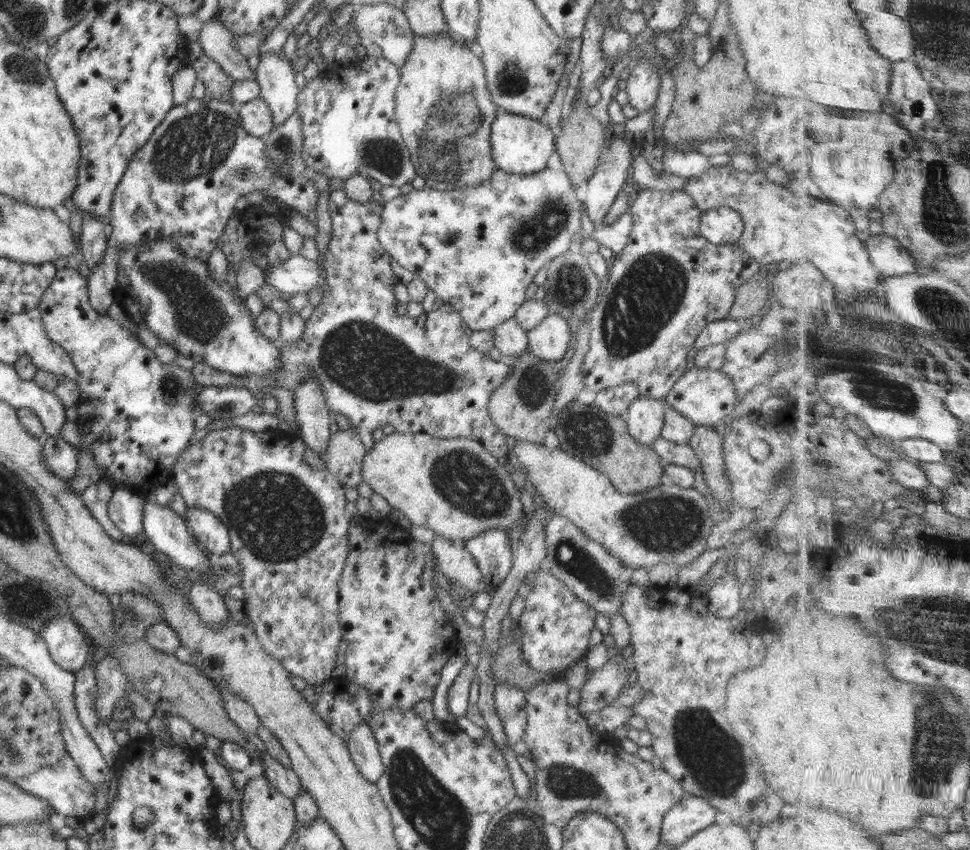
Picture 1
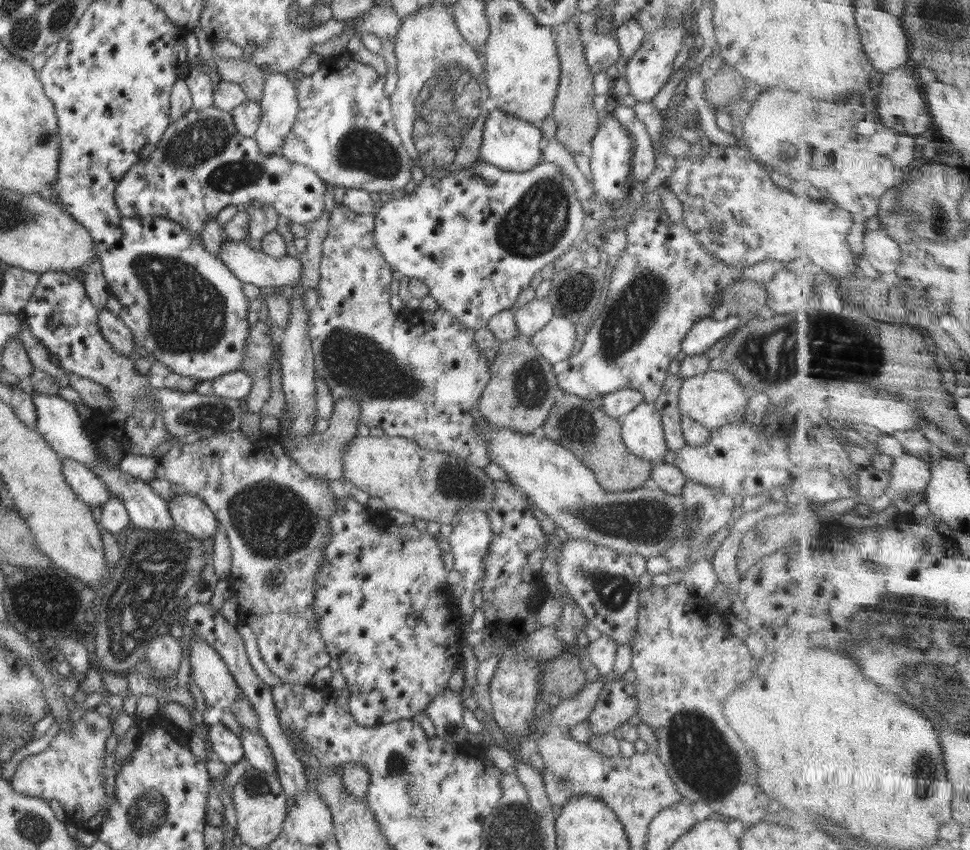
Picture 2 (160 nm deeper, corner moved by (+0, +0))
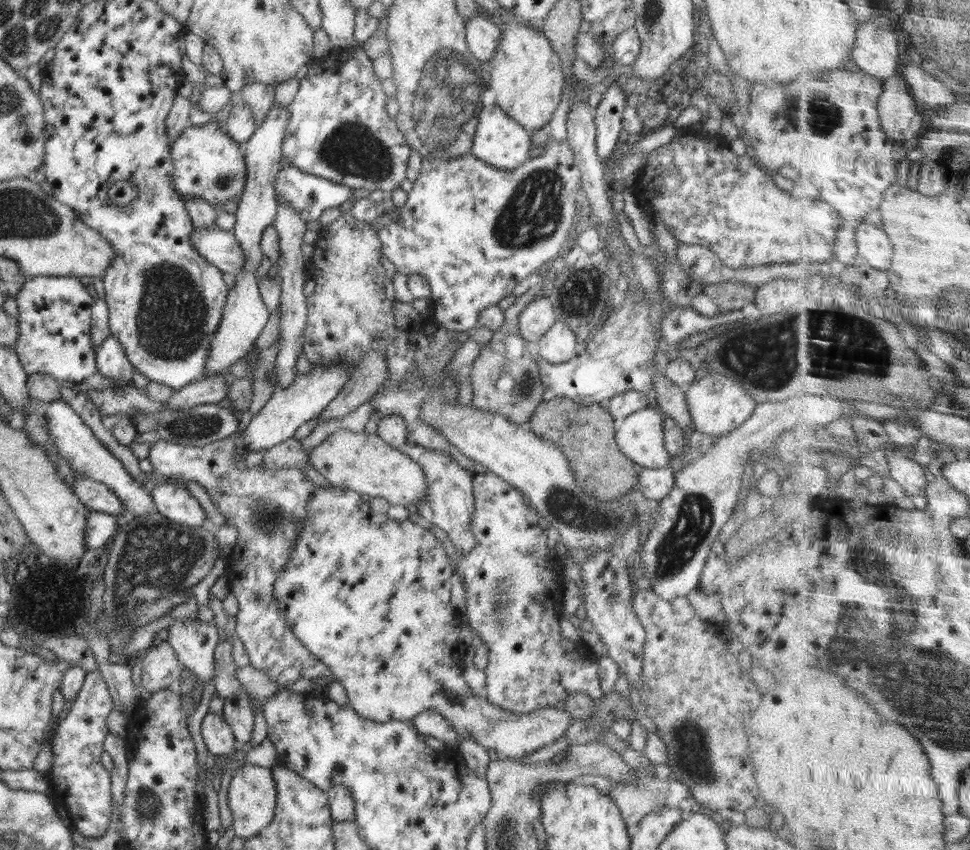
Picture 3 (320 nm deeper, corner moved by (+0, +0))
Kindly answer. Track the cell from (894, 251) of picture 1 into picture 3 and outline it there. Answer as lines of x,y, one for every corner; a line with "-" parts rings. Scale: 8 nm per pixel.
861,224
857,236
861,259
878,270
888,271
895,258
895,244
883,228

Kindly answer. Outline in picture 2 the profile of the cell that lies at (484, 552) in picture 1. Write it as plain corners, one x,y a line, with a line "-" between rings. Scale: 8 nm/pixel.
481,510
460,511
452,524
440,525
439,537
450,543
451,553
454,557
453,569
462,574
465,583
465,591
460,598
458,616
469,617
475,611
472,604
472,595
474,592
481,590
484,578
484,559
489,553
490,541
492,540
490,521
488,521
487,514

